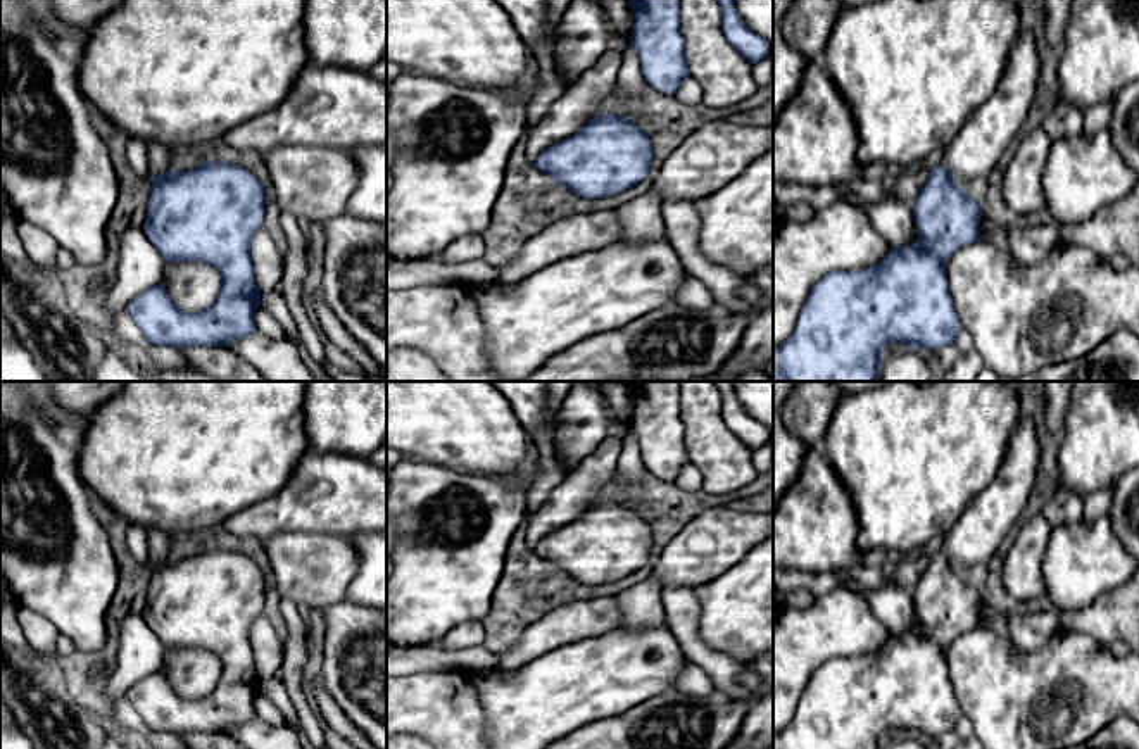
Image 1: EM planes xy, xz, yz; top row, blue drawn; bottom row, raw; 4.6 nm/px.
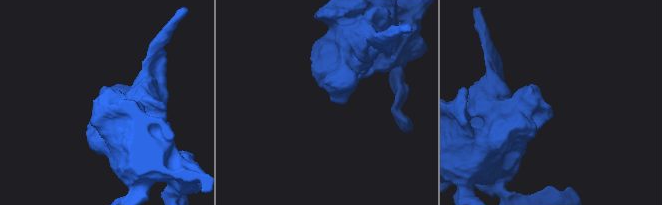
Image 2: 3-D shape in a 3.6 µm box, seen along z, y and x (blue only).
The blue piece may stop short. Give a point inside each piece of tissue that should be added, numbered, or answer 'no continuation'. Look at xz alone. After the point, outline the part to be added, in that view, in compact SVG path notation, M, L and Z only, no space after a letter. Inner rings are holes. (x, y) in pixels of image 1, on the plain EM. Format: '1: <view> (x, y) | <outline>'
no continuation

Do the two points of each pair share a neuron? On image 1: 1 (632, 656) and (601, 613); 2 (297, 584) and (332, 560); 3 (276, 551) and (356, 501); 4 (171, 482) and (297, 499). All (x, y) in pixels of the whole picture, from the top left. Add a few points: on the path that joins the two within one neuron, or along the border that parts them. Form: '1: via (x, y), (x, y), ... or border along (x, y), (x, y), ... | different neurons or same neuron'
1: border along (618, 627), (575, 642) | different neurons
2: via (306, 575), (323, 565) | same neuron
3: border along (344, 535), (276, 532), (264, 541) | different neurons
4: border along (297, 465), (280, 489), (235, 515) | different neurons

